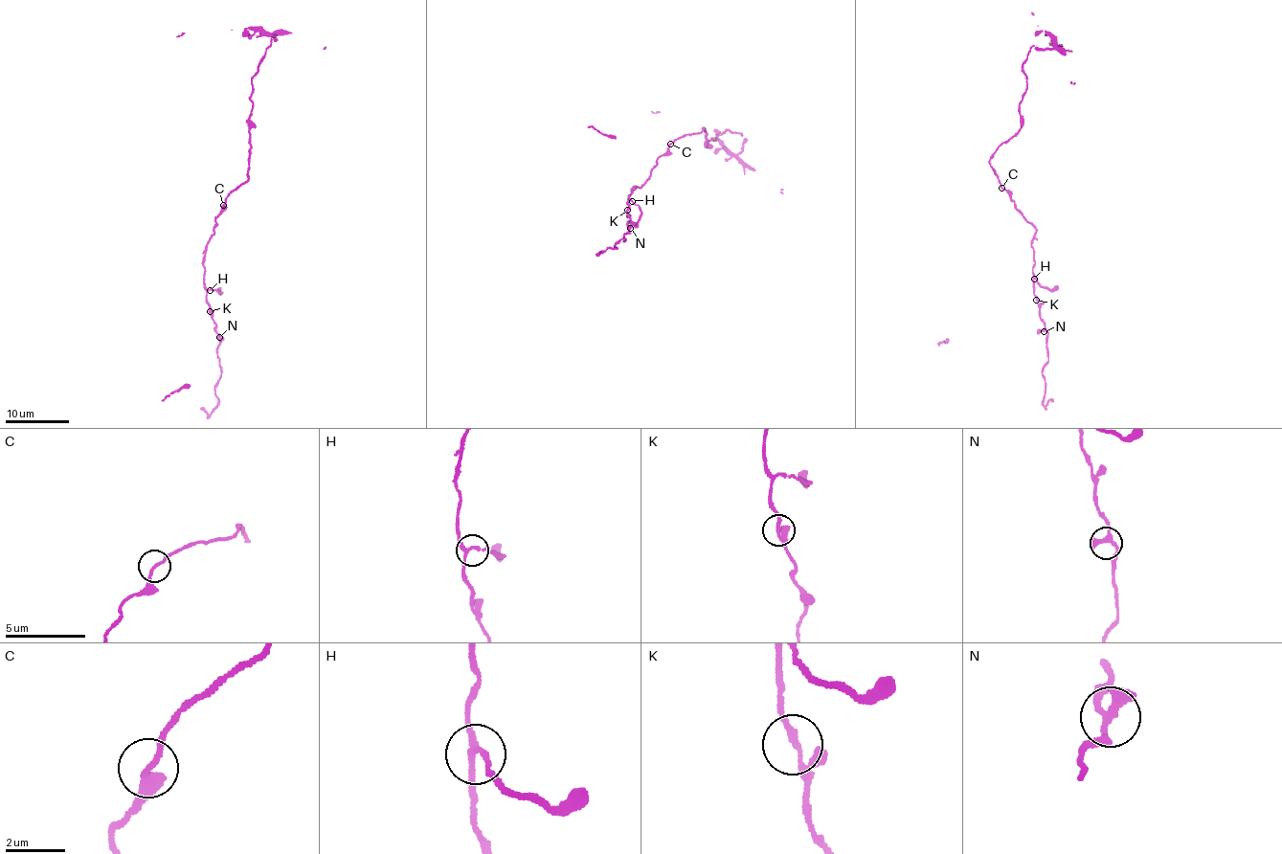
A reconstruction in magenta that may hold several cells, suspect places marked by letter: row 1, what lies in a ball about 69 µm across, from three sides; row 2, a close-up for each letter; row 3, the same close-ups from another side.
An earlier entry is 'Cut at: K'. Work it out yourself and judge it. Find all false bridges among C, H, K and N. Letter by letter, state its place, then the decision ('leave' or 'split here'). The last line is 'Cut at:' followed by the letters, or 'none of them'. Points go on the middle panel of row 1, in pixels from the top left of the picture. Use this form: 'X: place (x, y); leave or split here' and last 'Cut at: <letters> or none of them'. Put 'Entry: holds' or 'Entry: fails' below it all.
C: place (670, 144); leave
H: place (632, 201); leave
K: place (627, 210); leave
N: place (630, 228); leave
Cut at: none of them
Entry: fails

